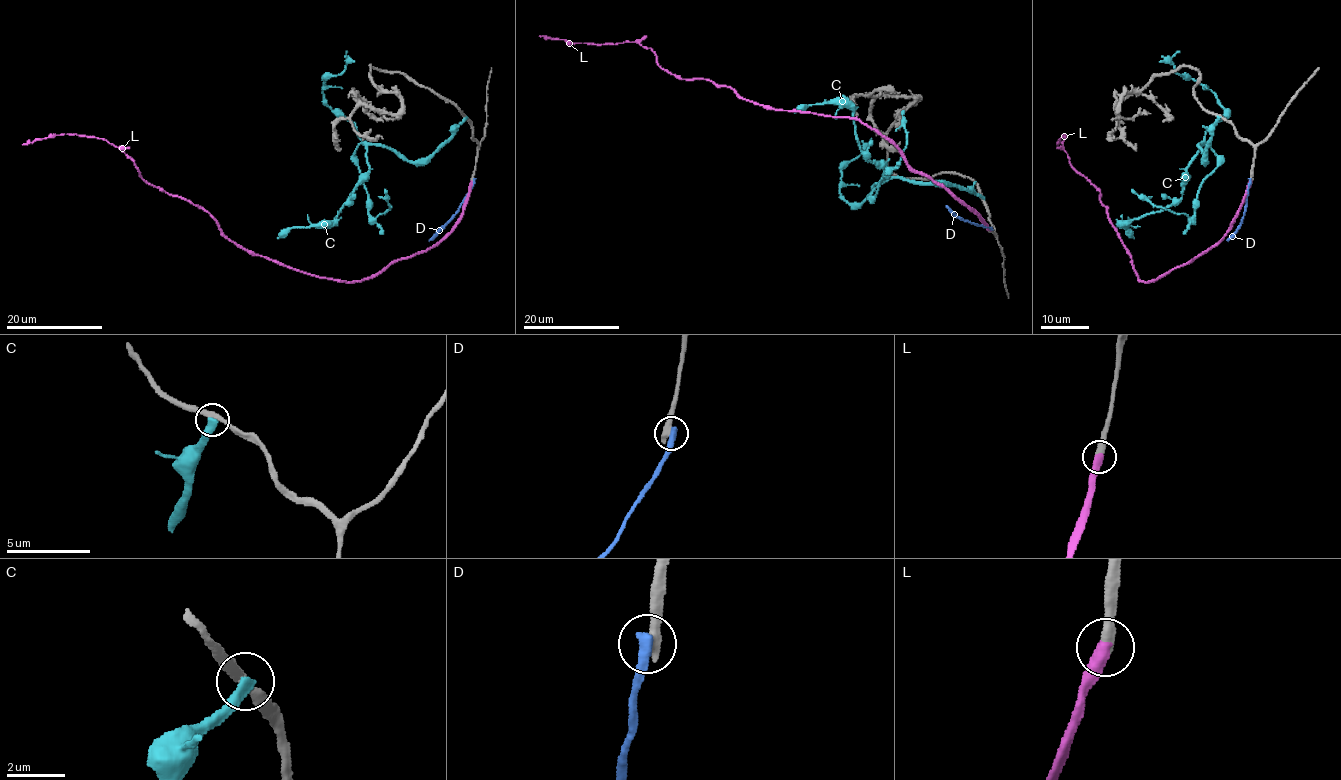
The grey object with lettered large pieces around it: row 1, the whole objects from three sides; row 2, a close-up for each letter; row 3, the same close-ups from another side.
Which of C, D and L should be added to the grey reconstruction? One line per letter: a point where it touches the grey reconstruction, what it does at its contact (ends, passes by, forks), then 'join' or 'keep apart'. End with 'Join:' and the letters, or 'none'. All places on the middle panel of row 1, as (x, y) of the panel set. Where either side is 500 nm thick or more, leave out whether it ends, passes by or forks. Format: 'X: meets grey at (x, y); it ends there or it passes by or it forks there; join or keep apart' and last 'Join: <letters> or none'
C: meets grey at (983, 197); it ends there; keep apart
D: meets grey at (990, 229); it ends there; keep apart
L: meets grey at (989, 230); join
Join: L

